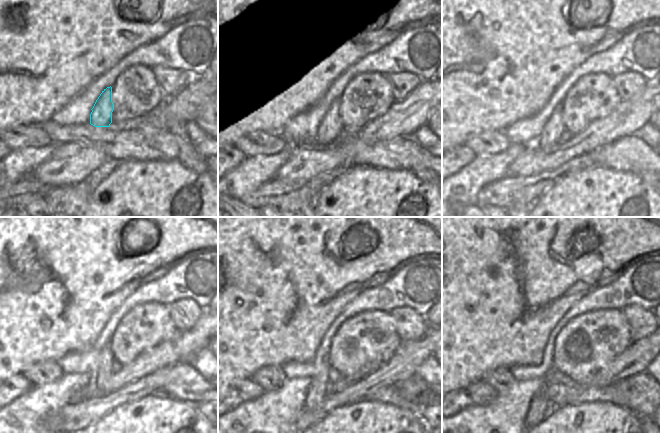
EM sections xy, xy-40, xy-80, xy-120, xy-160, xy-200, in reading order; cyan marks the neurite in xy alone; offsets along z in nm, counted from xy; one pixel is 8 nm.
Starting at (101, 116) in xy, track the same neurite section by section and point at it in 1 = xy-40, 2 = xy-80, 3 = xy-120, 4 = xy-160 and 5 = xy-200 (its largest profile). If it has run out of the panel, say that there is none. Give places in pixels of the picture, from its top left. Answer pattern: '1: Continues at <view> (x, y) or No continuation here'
1: Continues at xy-40 (330, 128)
2: Continues at xy-80 (553, 133)
3: Continues at xy-120 (104, 365)
4: Continues at xy-160 (317, 392)
5: Continues at xy-200 (540, 407).

